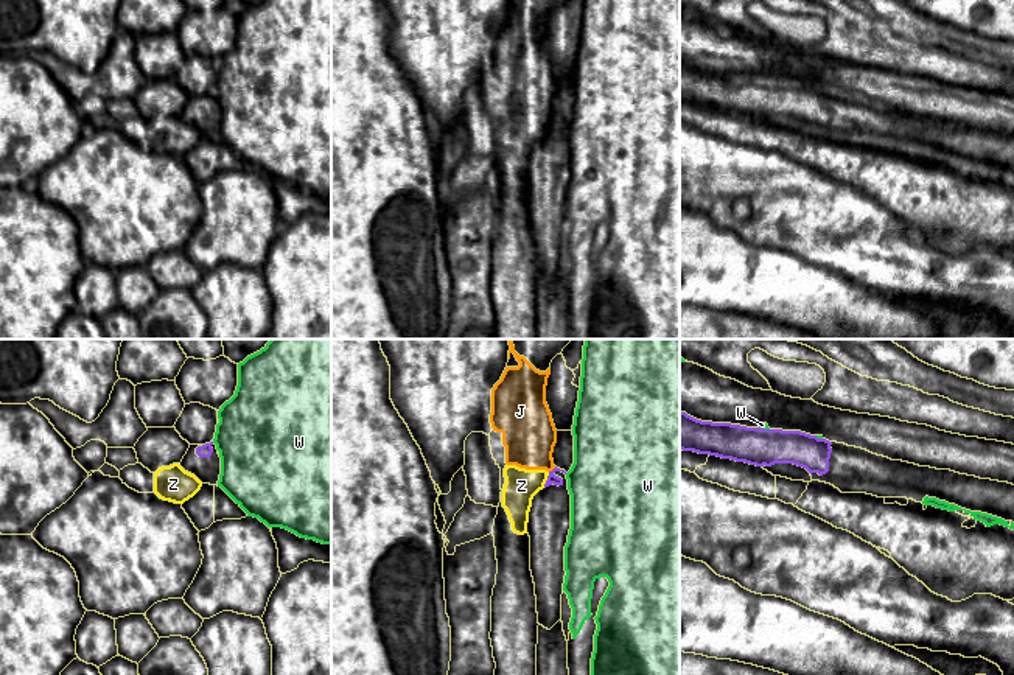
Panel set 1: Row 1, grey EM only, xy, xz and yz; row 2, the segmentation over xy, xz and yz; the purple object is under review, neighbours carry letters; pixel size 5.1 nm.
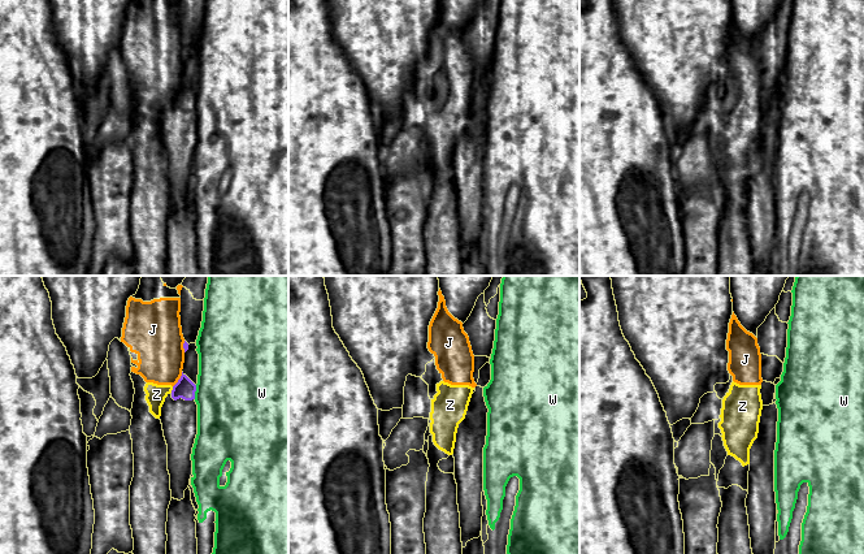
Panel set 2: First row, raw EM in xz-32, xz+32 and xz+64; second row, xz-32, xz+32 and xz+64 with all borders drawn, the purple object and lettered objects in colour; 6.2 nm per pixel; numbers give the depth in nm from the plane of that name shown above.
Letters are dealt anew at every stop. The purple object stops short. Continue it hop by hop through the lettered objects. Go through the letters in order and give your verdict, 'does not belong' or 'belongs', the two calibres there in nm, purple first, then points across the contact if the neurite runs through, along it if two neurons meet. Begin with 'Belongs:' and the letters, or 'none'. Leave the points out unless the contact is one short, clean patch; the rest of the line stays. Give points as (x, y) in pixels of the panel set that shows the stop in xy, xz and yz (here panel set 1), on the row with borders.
Belongs: none
J: does not belong; calibres 50 and 280 nm
W: does not belong; calibres 200 and 30 nm
Z: does not belong; calibres 50 and 170 nm; border xz (549, 472), (543, 487)

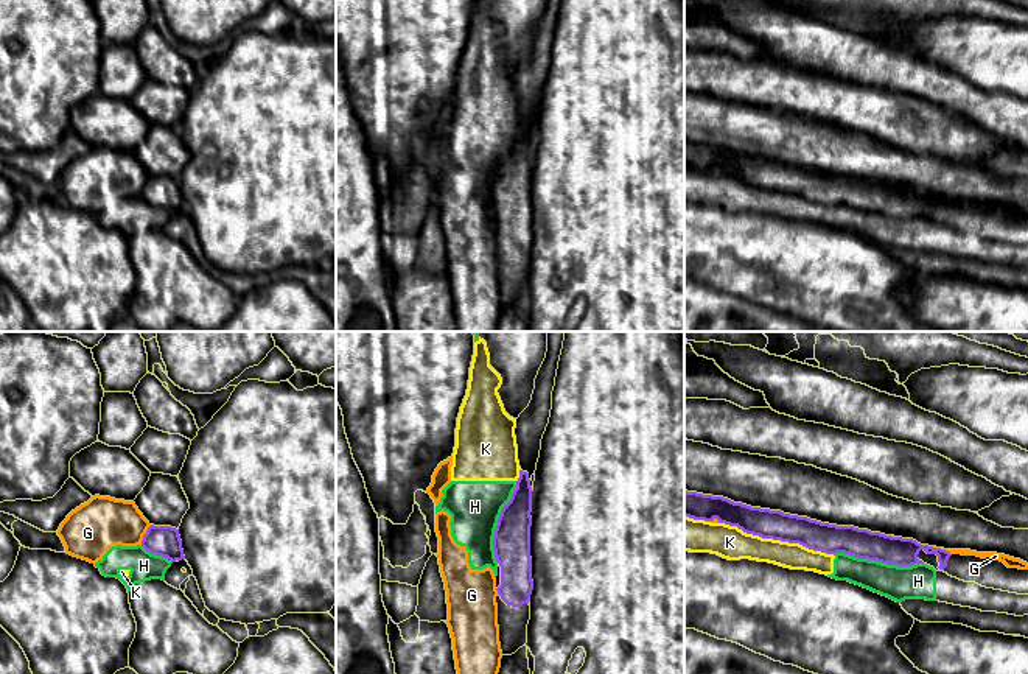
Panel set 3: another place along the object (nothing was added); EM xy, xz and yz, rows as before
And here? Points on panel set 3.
Belongs: none
G: does not belong; calibres 160 and 260 nm
H: does not belong; calibres 150 and 180 nm
K: does not belong; calibres 150 and 170 nm

